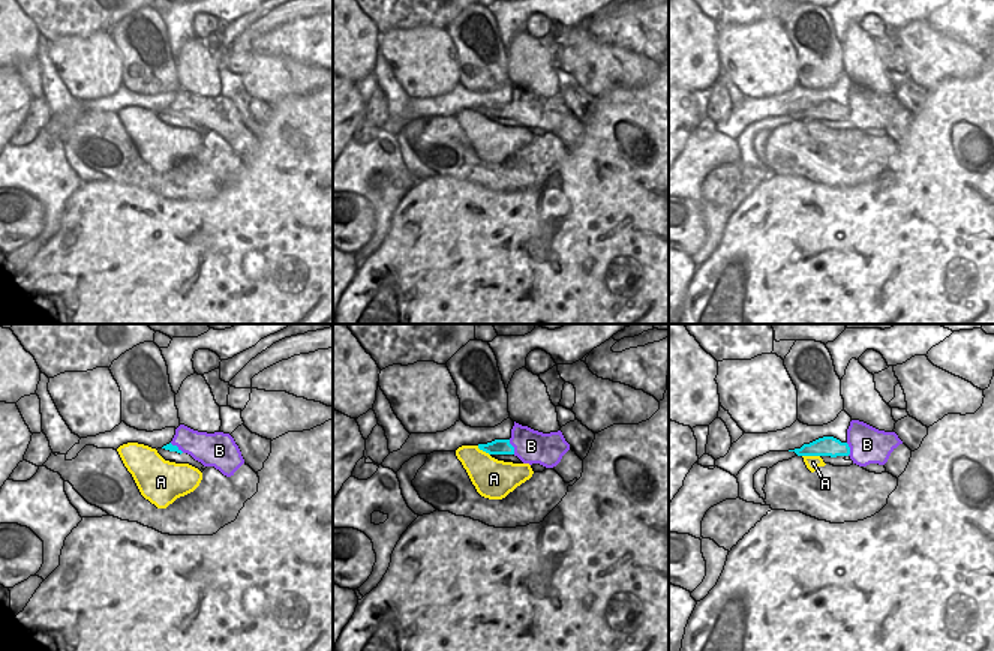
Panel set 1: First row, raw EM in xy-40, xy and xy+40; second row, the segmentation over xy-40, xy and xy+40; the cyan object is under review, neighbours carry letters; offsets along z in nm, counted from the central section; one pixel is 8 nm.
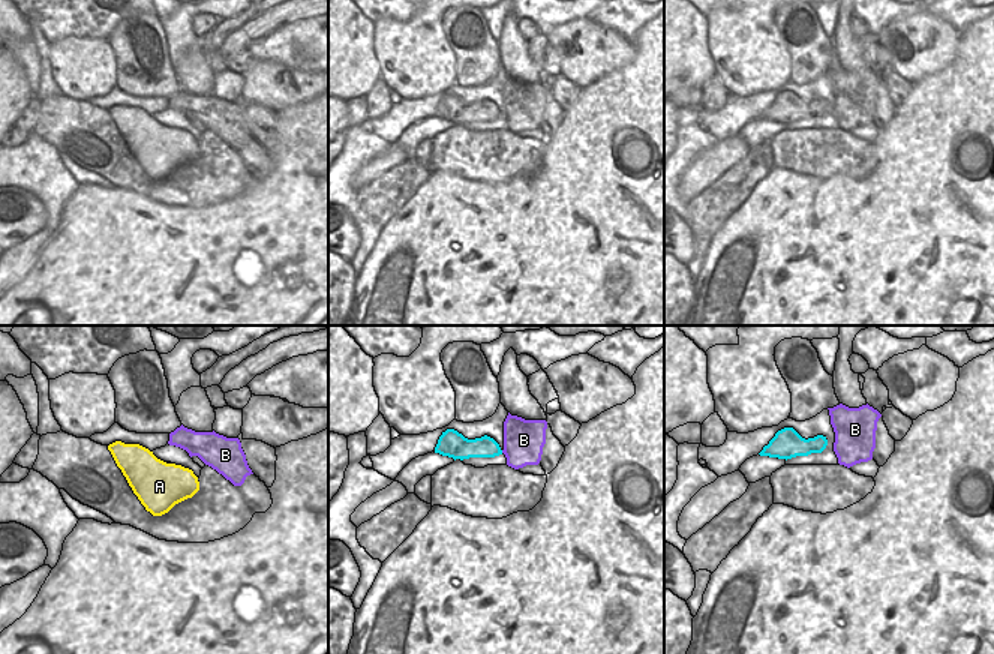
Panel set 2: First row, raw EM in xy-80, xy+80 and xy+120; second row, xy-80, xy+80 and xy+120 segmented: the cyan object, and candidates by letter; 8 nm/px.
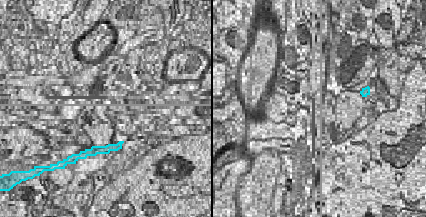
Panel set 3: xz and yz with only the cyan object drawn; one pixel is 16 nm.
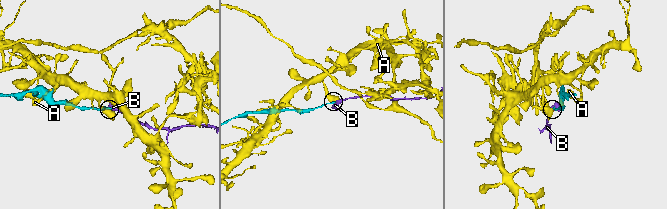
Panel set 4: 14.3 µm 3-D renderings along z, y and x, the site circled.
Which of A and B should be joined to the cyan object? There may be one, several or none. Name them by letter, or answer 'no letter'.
B

